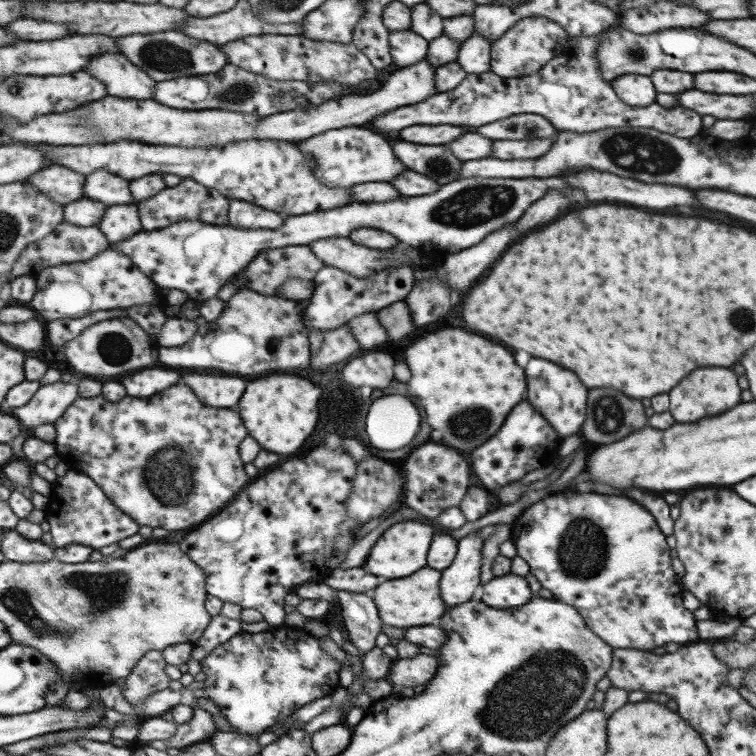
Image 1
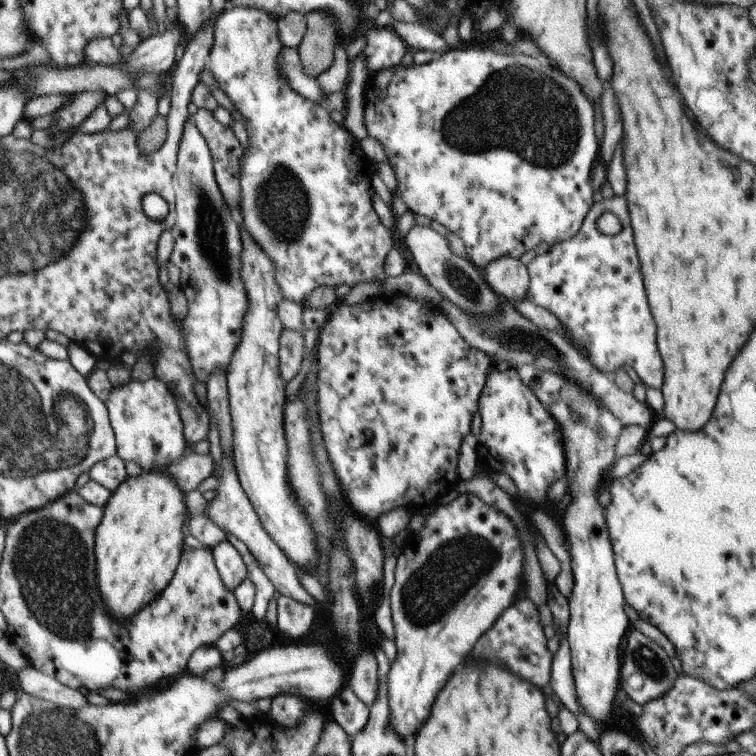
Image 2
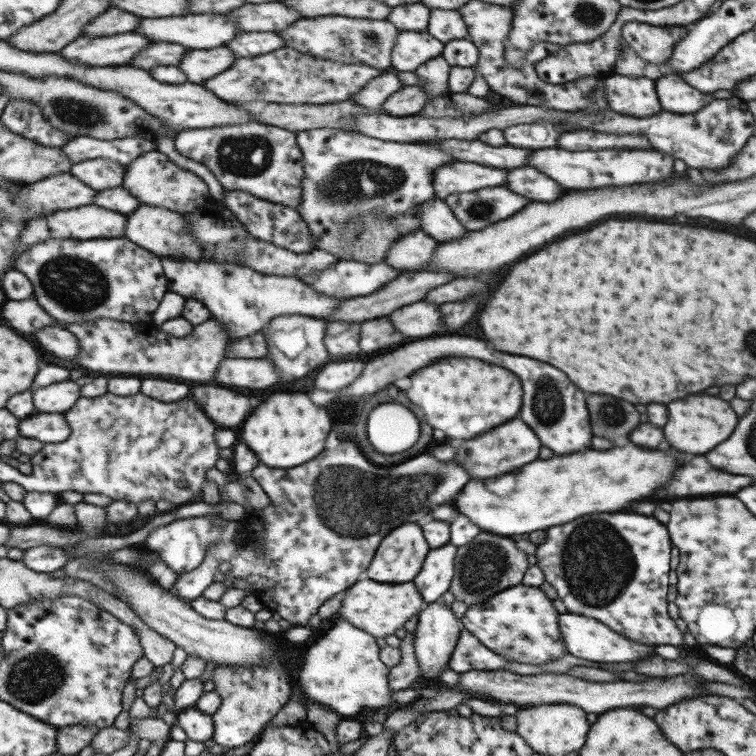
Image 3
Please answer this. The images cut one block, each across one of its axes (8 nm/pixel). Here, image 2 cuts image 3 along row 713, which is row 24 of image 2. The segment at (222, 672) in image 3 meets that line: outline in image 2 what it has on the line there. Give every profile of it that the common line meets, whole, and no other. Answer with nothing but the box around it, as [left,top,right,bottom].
[205,8,391,304]

